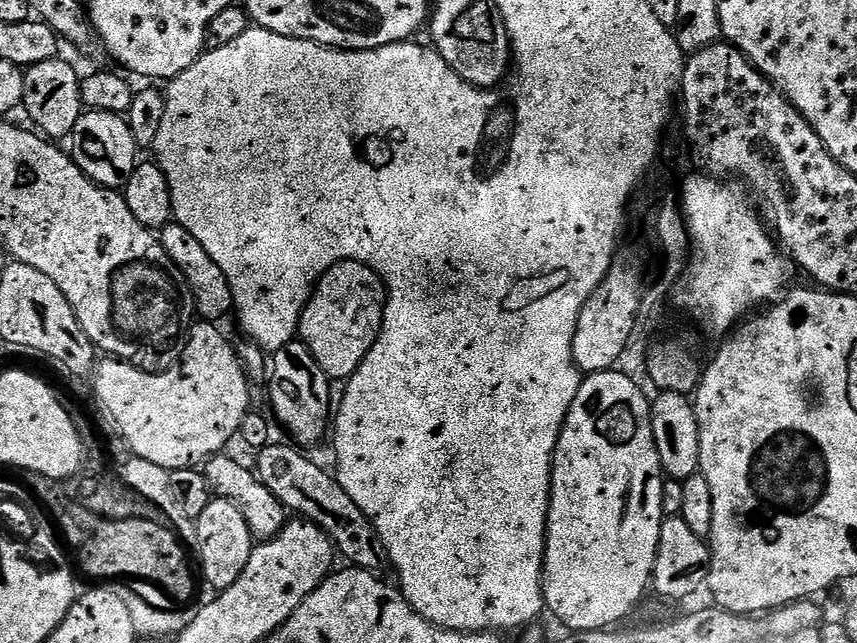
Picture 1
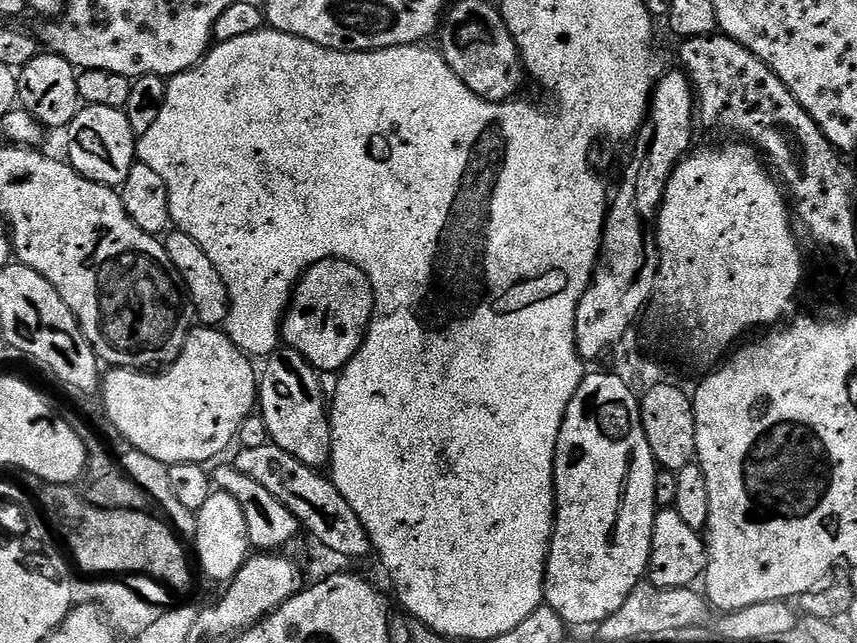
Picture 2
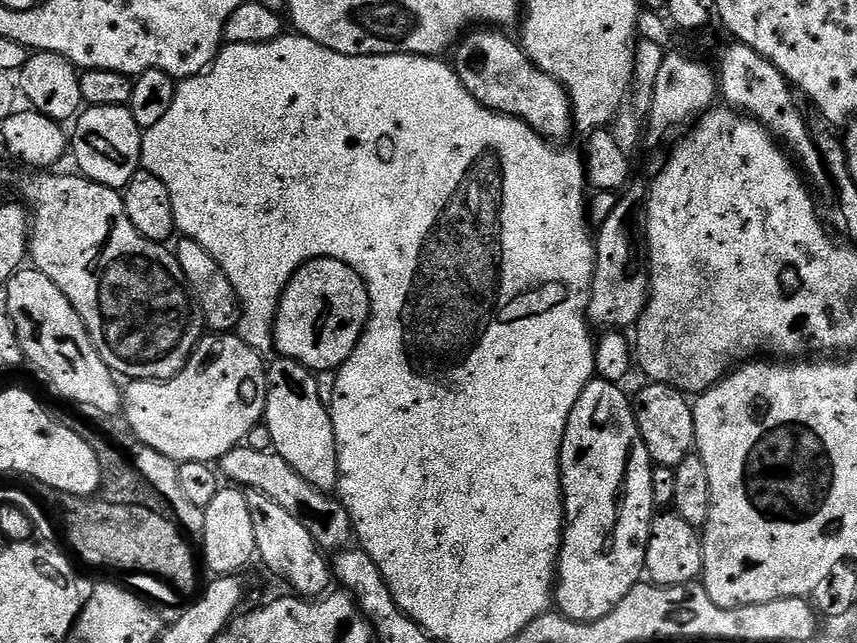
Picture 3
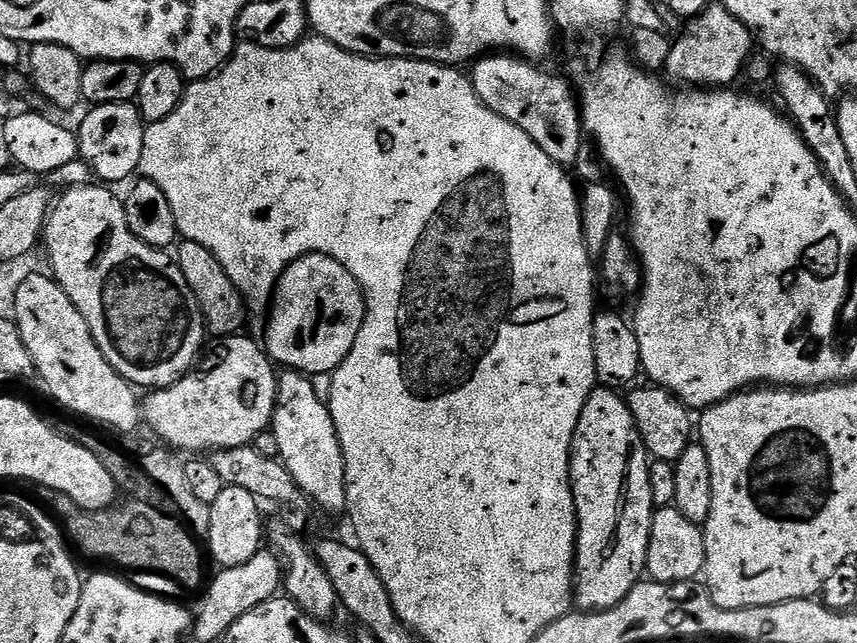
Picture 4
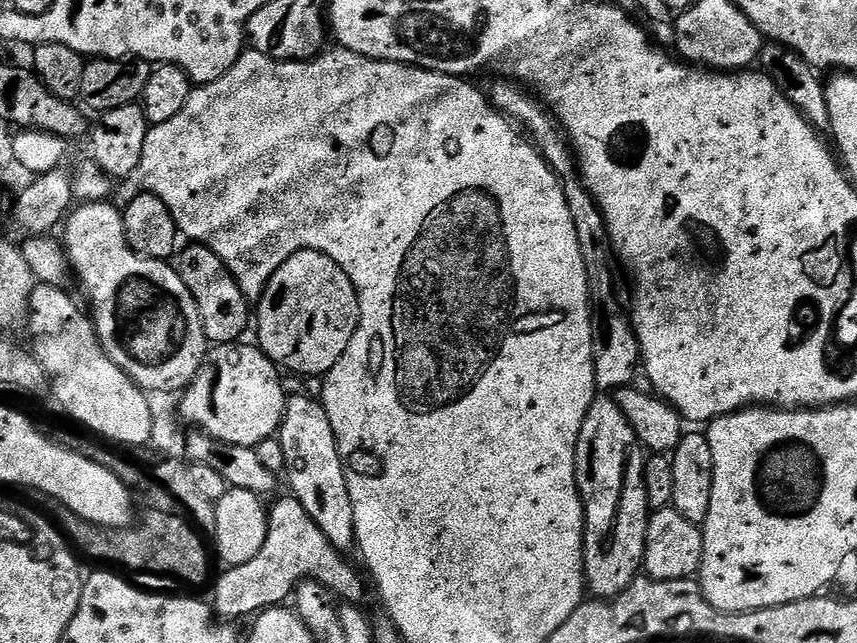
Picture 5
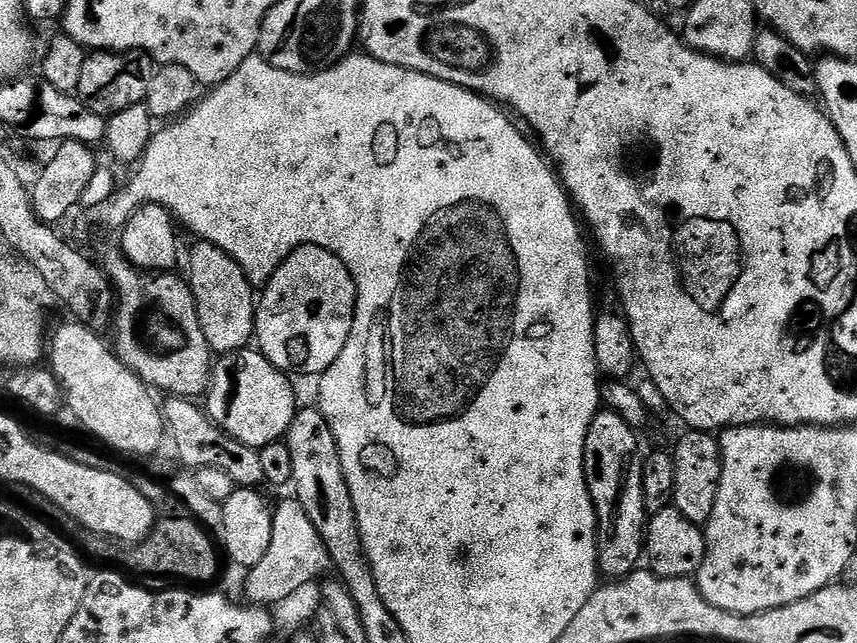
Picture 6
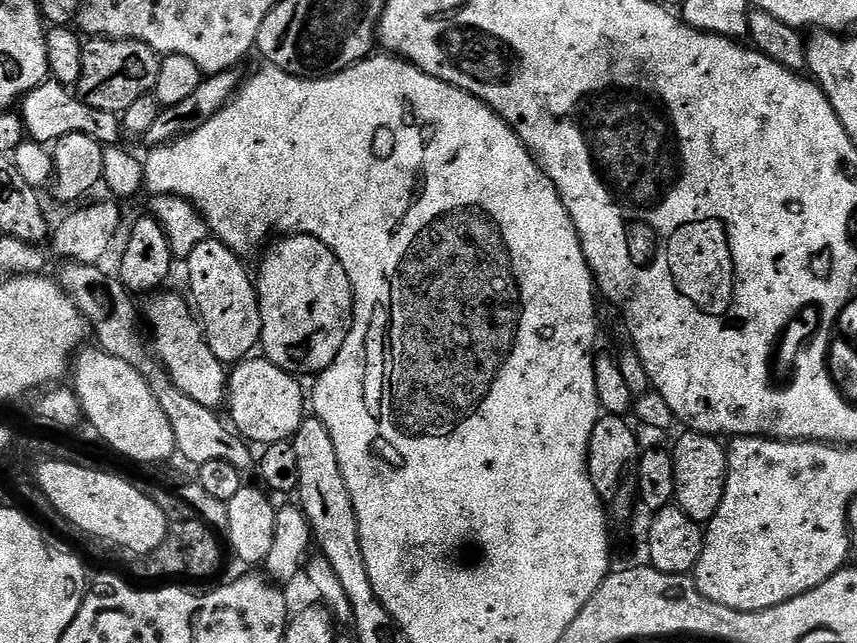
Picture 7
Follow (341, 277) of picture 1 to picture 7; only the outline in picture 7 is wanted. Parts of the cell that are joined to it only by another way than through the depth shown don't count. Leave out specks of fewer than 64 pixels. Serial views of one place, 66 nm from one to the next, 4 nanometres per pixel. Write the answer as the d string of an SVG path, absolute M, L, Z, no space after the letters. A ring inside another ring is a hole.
M299 234L277 239L263 256L260 277L254 280L262 314L263 355L293 374L324 372L338 358L352 325L352 283L342 262L318 238Z

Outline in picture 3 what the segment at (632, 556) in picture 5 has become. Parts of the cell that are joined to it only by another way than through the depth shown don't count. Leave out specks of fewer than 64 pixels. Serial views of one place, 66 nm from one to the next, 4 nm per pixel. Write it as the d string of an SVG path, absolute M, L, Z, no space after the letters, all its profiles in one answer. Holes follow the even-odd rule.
M593 378L582 390L582 398L570 410L570 422L566 422L566 434L562 438L562 450L560 451L560 488L564 491L564 538L560 542L560 555L558 557L558 579L554 585L554 604L559 615L566 616L570 620L577 620L579 624L589 624L598 618L606 618L634 586L641 583L646 569L646 550L648 539L652 529L652 518L654 509L657 507L654 502L654 486L652 485L653 462L646 450L646 442L642 442L642 434L638 430L636 415L632 413L632 400L623 392L620 384L611 384L599 378Z

